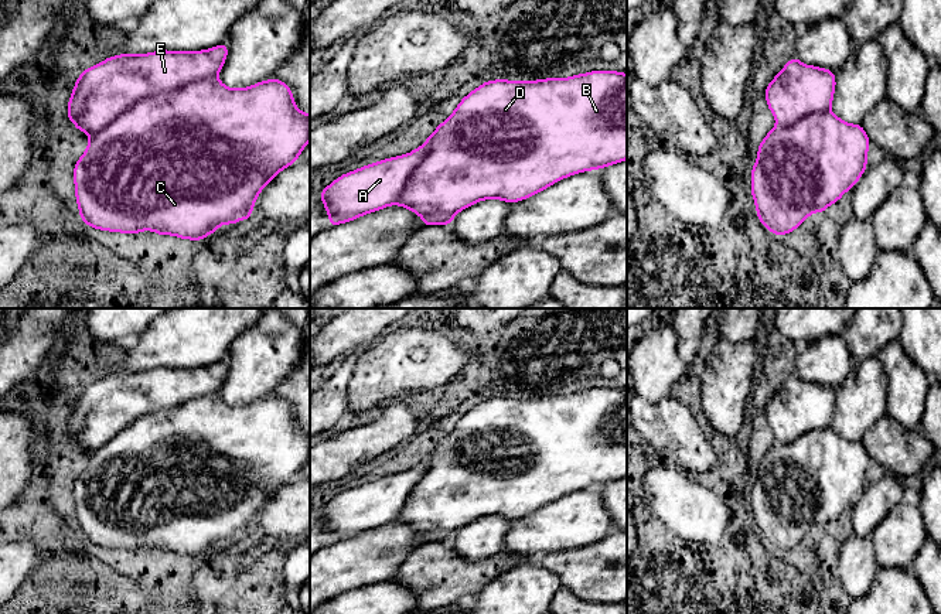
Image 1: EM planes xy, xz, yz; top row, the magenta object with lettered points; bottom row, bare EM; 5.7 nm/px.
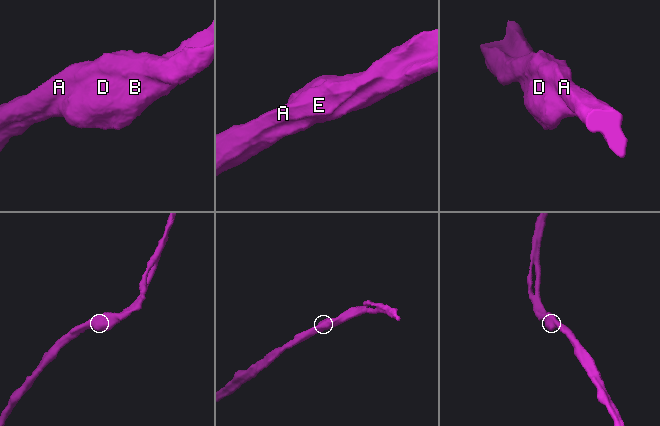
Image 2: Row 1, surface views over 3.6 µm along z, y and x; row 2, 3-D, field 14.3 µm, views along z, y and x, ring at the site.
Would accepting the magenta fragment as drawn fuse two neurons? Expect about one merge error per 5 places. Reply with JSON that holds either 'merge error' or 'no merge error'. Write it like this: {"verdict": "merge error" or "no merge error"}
{"verdict": "merge error"}

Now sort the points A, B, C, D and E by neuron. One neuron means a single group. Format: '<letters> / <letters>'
A E / B C D

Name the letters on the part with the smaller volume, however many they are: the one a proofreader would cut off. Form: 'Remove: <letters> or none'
Remove: A, E

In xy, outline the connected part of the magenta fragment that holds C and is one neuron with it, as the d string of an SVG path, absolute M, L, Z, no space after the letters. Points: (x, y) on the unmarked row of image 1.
M218 393L190 399L133 420L91 453L74 484L79 533L100 548L132 552L153 548L160 553L201 557L222 540L250 536L260 508L300 474L308 458L310 431L296 423L291 406L283 398L270 395L239 406L225 403Z

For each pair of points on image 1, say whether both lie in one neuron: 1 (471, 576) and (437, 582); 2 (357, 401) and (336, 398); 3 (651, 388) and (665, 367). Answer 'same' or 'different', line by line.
1: same
2: different
3: same

